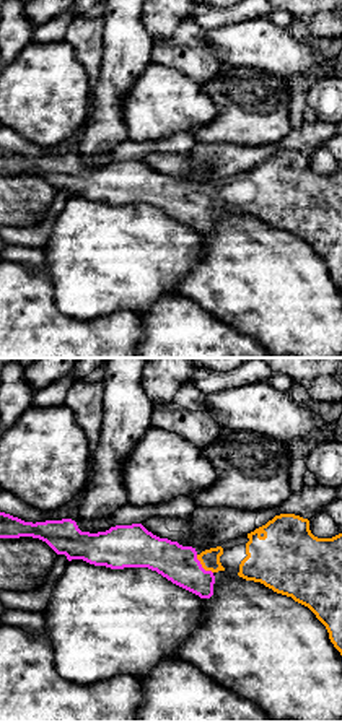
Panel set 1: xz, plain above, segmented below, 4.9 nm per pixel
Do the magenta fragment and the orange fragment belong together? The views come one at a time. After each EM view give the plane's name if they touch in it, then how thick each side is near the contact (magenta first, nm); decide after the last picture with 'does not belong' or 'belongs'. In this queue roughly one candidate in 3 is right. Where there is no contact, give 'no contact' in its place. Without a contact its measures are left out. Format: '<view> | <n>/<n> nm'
xz | 190/100 nm

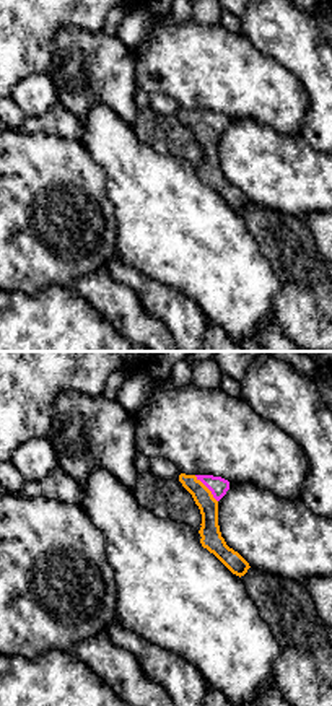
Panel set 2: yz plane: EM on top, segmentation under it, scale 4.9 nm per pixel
yz | 90/100 nm

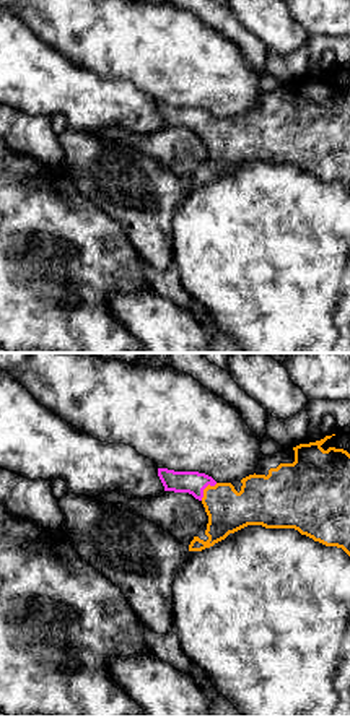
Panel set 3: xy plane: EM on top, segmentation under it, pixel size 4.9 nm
xy | 120/220 nm

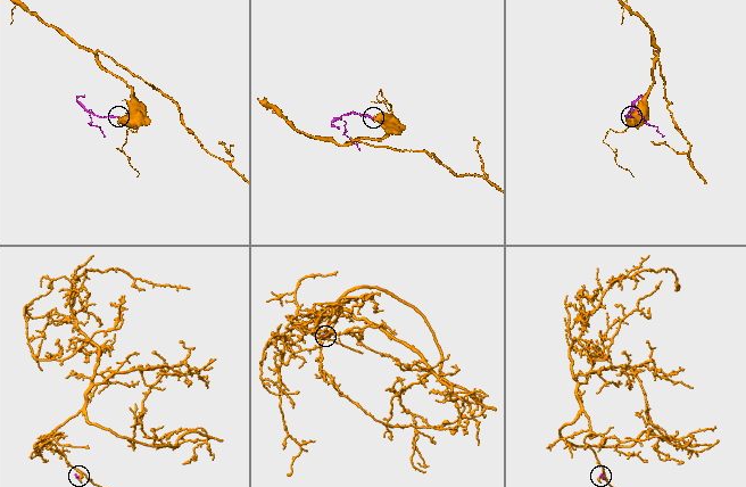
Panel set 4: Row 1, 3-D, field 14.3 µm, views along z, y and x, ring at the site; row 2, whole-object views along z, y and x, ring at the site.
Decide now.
belongs

